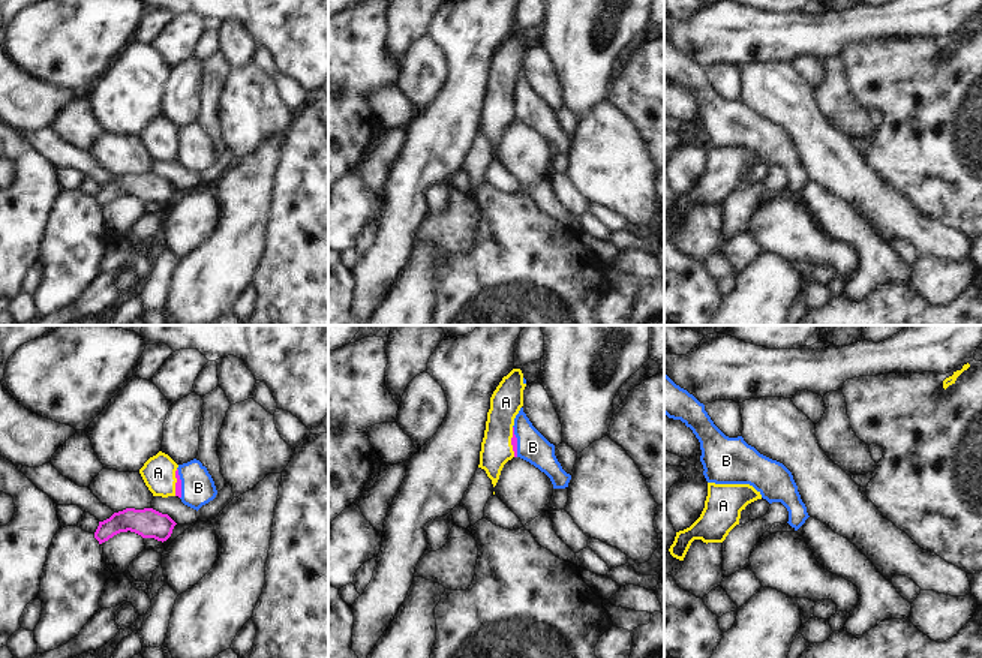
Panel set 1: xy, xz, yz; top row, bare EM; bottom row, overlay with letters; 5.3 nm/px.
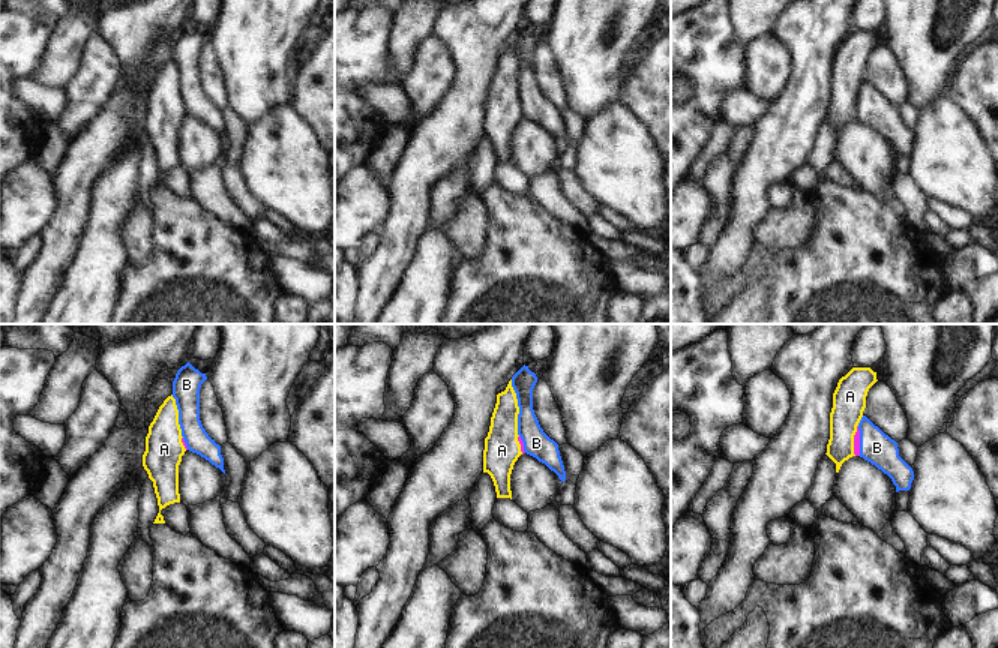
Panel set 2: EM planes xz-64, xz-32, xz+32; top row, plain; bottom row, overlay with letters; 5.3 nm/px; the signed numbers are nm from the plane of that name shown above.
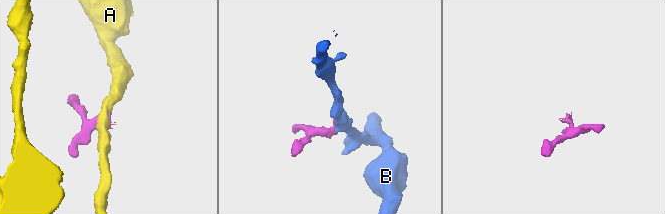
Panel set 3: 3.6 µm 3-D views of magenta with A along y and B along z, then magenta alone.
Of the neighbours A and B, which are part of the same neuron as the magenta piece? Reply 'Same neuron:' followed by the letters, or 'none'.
Same neuron: B

